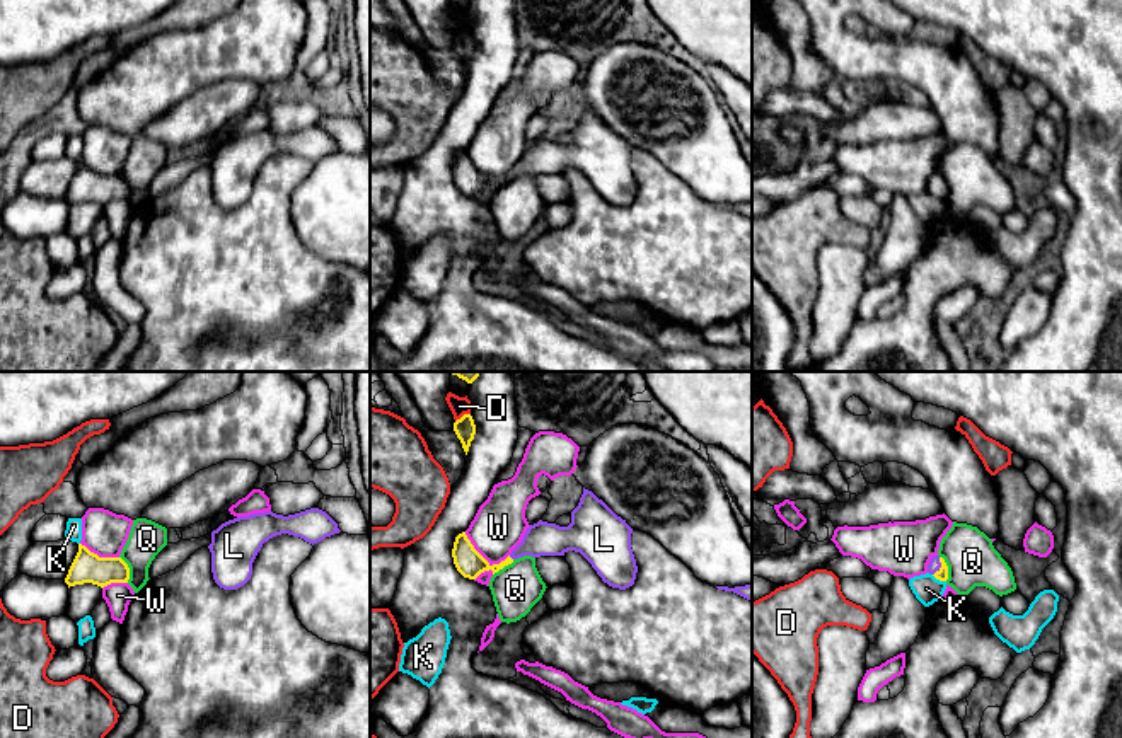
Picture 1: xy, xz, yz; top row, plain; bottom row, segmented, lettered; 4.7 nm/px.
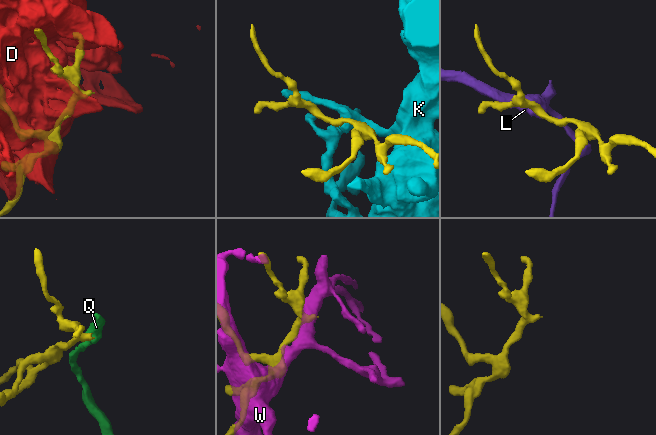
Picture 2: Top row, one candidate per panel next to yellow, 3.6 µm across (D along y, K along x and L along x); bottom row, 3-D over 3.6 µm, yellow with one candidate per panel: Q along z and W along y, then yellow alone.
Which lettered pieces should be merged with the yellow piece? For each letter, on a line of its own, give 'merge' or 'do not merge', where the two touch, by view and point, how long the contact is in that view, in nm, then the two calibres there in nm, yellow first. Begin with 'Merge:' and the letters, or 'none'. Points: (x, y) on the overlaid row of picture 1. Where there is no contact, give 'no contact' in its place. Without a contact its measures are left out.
Merge: L
D: do not merge; contact xz (464, 415); length 80 nm; calibres 100 and 90 nm
K: do not merge; contact yz (938, 578); length 80 nm; calibres 60 and 130 nm
L: merge; contact yz (942, 566); length 90 nm; calibres 60 and 60 nm
Q: do not merge; contact xy (128, 570); length 130 nm; calibres 140 and 170 nm
W: do not merge; contact xz (483, 558); length 240 nm; calibres 140 and 240 nm

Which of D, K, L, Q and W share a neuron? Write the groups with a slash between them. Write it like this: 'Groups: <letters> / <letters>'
Groups: D / K / L / Q / W

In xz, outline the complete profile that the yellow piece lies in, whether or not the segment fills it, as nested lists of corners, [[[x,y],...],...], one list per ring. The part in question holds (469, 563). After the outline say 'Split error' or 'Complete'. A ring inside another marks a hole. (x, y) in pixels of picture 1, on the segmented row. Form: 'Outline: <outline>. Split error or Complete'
Outline: [[[466,532],[459,533],[454,542],[452,557],[457,571],[469,579],[476,579],[484,571],[498,573],[505,566],[512,564],[513,559],[508,556],[500,564],[489,564],[471,544]]]. Complete

